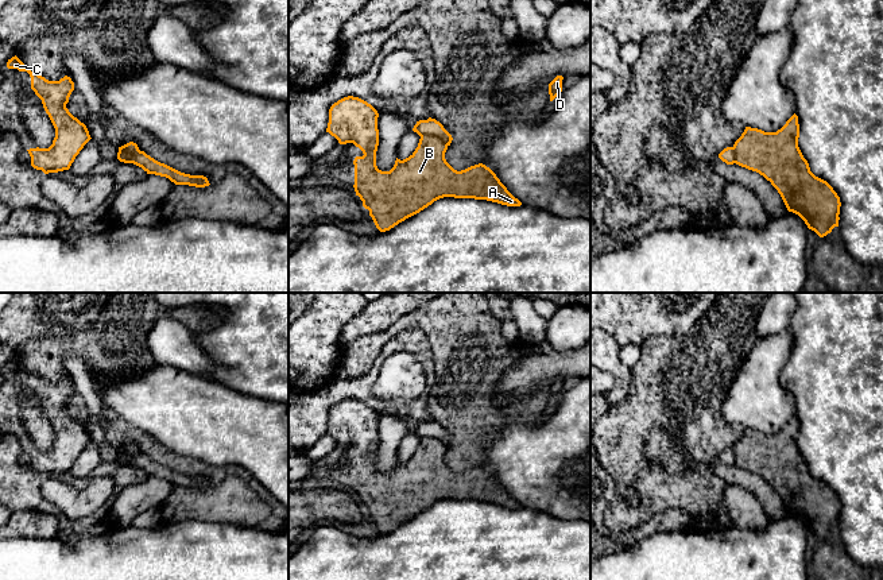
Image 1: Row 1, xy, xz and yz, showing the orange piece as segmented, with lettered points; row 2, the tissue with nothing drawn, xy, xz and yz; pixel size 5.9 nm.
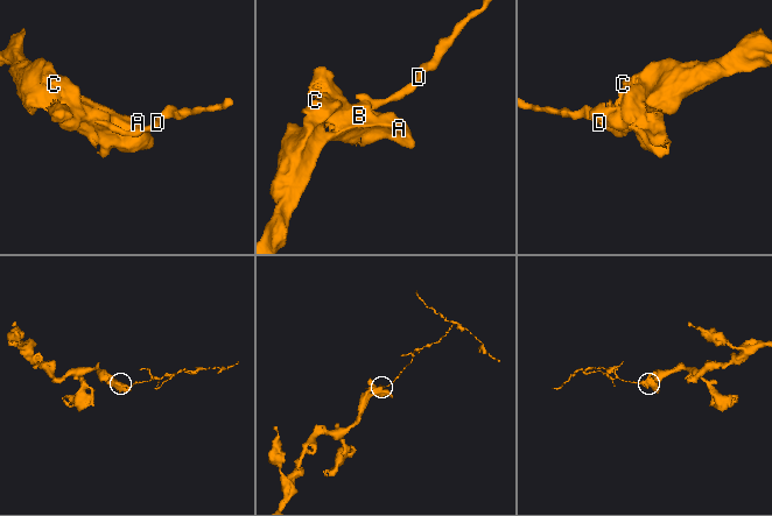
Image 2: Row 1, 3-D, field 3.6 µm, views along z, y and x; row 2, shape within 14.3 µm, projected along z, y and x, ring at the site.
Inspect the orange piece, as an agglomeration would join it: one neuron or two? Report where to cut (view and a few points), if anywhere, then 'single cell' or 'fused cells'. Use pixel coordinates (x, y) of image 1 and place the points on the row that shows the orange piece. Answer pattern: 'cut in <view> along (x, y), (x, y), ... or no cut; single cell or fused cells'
cut in xz along (421, 135), (437, 135), (448, 144); fused cells

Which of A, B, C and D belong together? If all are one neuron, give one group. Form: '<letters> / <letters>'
A B C / D

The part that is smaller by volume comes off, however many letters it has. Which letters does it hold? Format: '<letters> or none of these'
D

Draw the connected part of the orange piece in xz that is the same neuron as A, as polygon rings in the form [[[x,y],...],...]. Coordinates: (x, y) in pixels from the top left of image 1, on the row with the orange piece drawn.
[[[348,96],[330,107],[326,132],[340,144],[353,143],[363,151],[364,155],[353,161],[353,187],[380,232],[390,231],[444,197],[522,205],[485,165],[454,170],[445,159],[448,144],[435,135],[422,135],[408,158],[396,158],[390,171],[379,170],[377,117],[371,104]]]

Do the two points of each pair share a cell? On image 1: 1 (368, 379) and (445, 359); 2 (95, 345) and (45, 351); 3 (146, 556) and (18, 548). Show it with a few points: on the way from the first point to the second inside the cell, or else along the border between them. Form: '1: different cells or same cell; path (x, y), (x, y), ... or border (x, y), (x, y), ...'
1: different cells; border (370, 372), (356, 378), (339, 379)
2: same cell; path (82, 345), (57, 350)
3: same cell; path (113, 556), (50, 556)

